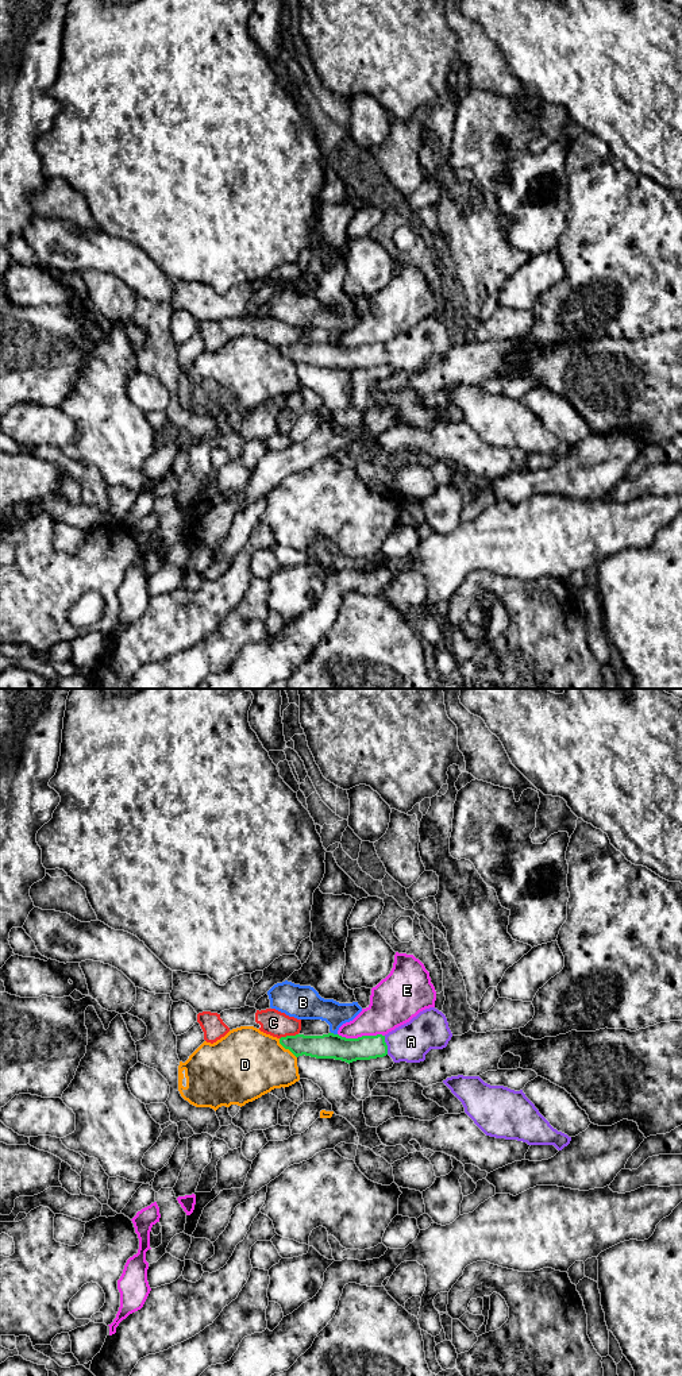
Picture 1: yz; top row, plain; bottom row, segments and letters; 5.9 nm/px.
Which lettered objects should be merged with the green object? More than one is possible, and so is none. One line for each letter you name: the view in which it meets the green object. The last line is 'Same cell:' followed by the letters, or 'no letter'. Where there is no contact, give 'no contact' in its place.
A: yz
Same cell: A

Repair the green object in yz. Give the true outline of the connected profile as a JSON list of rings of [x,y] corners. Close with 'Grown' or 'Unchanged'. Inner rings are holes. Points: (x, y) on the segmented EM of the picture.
[[[435,1007],[425,1009],[409,1022],[388,1034],[346,1038],[328,1033],[323,1036],[286,1036],[280,1044],[296,1057],[335,1059],[346,1063],[370,1060],[389,1055],[394,1063],[420,1063],[431,1049],[443,1049],[451,1040],[446,1015]]]. Grown

